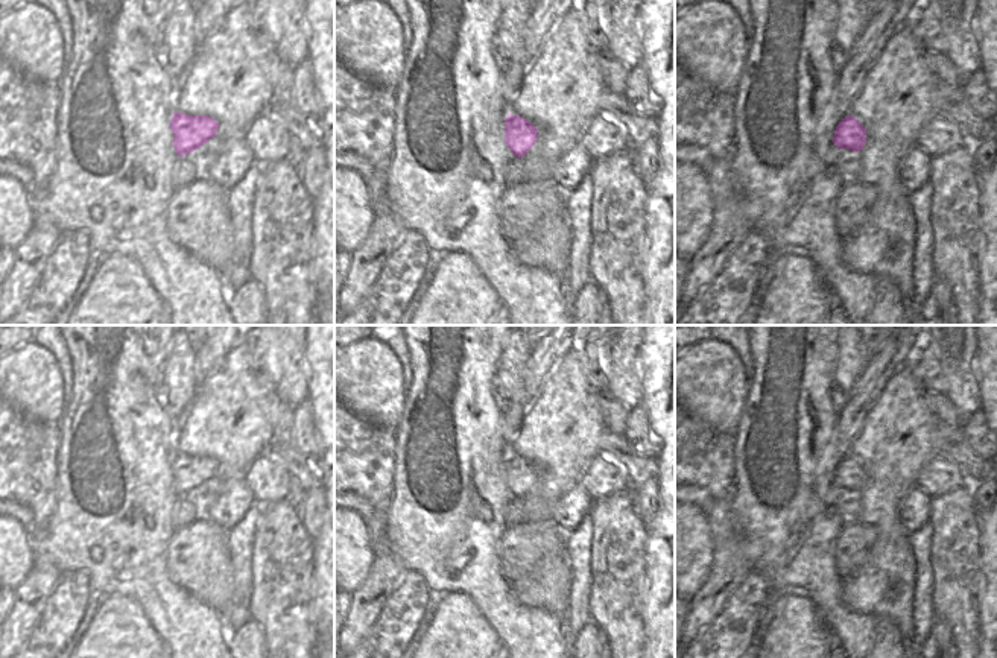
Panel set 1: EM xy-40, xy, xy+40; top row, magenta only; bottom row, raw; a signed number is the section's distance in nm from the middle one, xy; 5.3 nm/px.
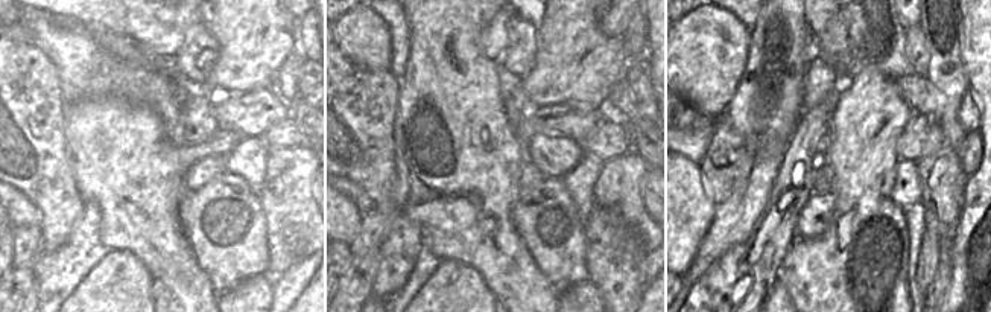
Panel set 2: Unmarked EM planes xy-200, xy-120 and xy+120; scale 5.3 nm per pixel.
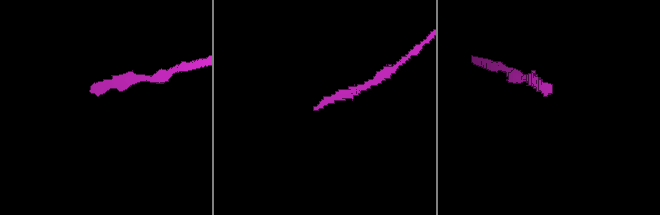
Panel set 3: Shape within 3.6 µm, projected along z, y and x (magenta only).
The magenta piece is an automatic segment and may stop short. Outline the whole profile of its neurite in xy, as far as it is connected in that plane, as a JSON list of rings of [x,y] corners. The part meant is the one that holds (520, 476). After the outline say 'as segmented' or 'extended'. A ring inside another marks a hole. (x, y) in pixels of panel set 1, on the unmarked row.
[[[508,454],[505,460],[505,482],[511,492],[523,498],[535,485],[538,470],[521,456]]]; as segmented

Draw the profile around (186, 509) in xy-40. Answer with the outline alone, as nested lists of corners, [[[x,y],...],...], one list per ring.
[[[185,494],[184,497],[179,497],[173,503],[173,509],[170,512],[170,521],[173,527],[178,529],[181,526],[193,523],[201,517],[201,509],[202,508],[193,495]]]

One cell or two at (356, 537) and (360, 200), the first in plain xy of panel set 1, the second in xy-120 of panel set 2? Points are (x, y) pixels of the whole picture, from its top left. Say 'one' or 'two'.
two

